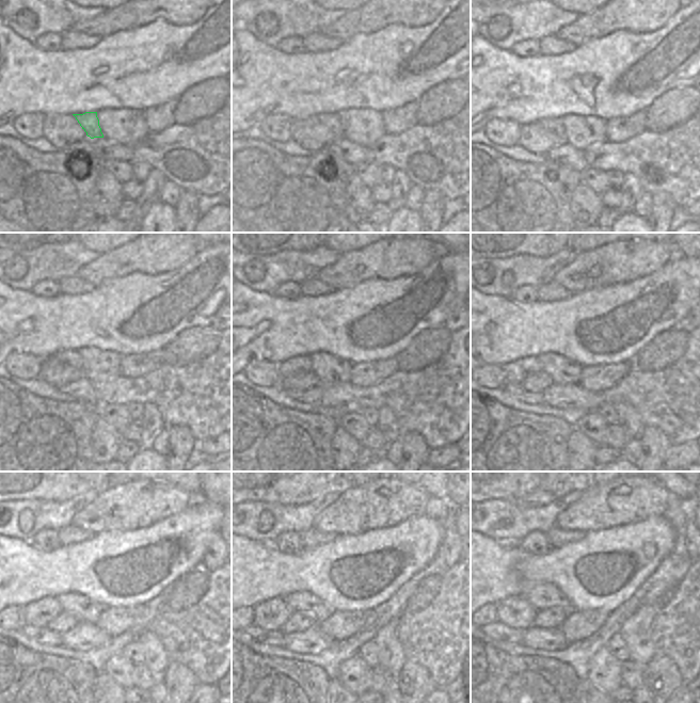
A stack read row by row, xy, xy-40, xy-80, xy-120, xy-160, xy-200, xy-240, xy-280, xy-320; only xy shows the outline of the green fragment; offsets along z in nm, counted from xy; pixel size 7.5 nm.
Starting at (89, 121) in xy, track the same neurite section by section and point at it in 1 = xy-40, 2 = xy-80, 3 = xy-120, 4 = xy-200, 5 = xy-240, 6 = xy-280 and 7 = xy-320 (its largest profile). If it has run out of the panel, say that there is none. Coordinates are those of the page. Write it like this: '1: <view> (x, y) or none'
1: xy-40 (331, 122)
2: xy-80 (556, 124)
3: xy-120 (73, 358)
4: xy-200 (515, 371)
5: xy-240 (40, 612)
6: xy-280 (273, 613)
7: xy-320 (515, 612)

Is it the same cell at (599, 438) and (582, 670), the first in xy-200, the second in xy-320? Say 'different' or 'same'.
different

